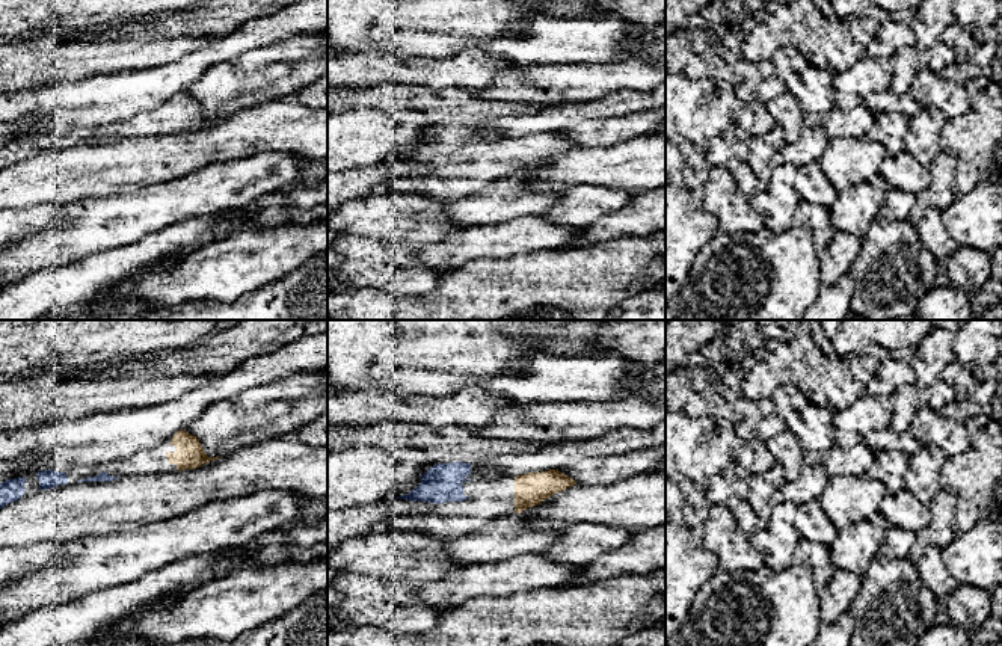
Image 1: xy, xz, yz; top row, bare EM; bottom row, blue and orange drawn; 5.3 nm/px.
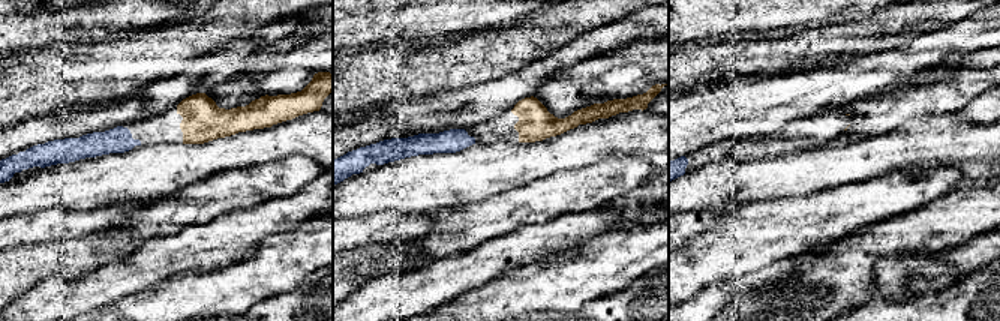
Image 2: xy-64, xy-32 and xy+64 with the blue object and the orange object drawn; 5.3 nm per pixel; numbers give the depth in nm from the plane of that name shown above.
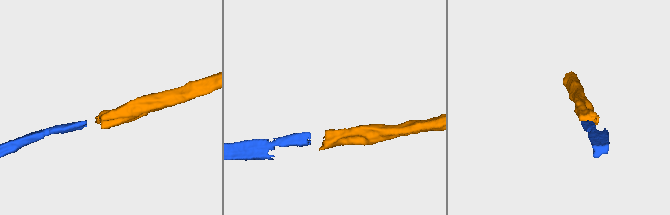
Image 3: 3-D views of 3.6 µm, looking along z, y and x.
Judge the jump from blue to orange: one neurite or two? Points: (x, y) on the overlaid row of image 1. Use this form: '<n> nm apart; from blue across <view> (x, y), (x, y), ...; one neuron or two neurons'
240 nm apart; from blue across xz (470, 479), (515, 479); one neuron

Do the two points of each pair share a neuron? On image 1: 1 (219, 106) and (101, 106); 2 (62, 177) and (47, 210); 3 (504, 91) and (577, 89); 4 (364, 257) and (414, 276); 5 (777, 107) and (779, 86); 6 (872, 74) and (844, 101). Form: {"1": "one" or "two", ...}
{"1": "two", "2": "two", "3": "one", "4": "one", "5": "two", "6": "one"}

